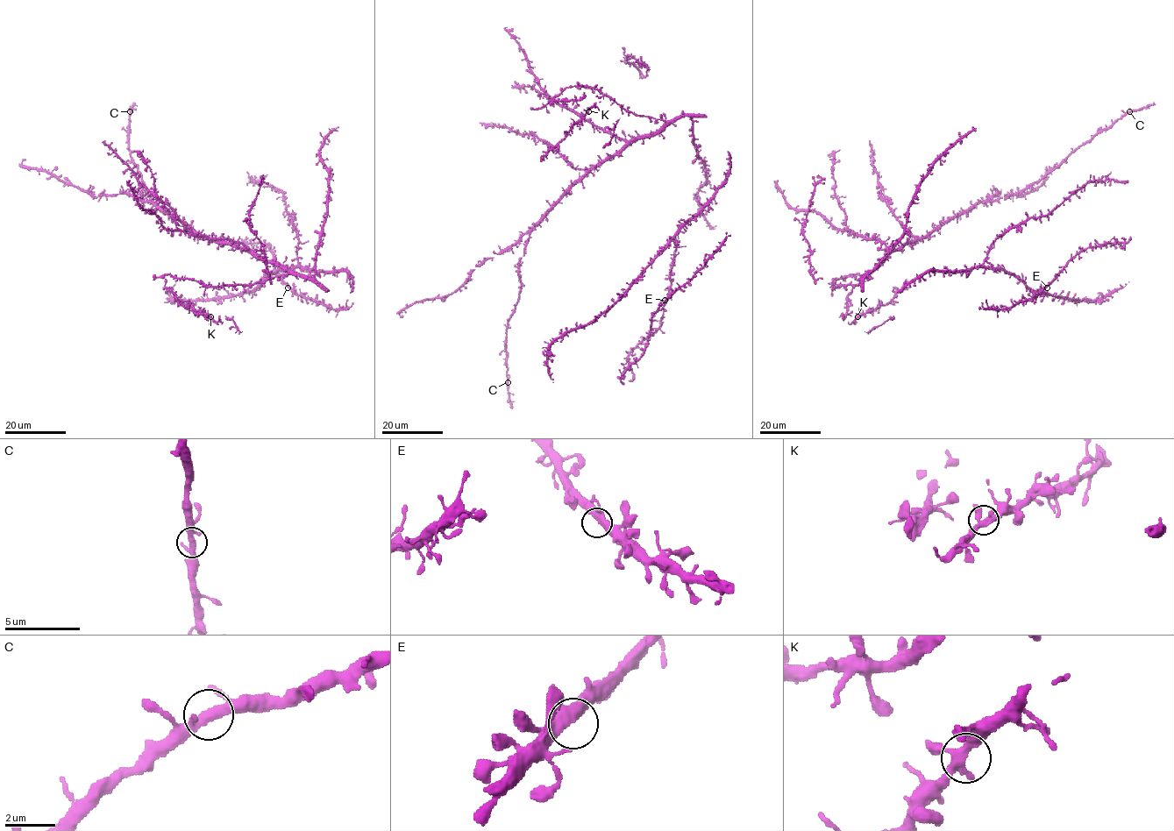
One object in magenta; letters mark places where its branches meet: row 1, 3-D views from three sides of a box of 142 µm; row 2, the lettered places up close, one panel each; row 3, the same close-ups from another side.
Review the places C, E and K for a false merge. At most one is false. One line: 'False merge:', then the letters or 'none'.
False merge: none

